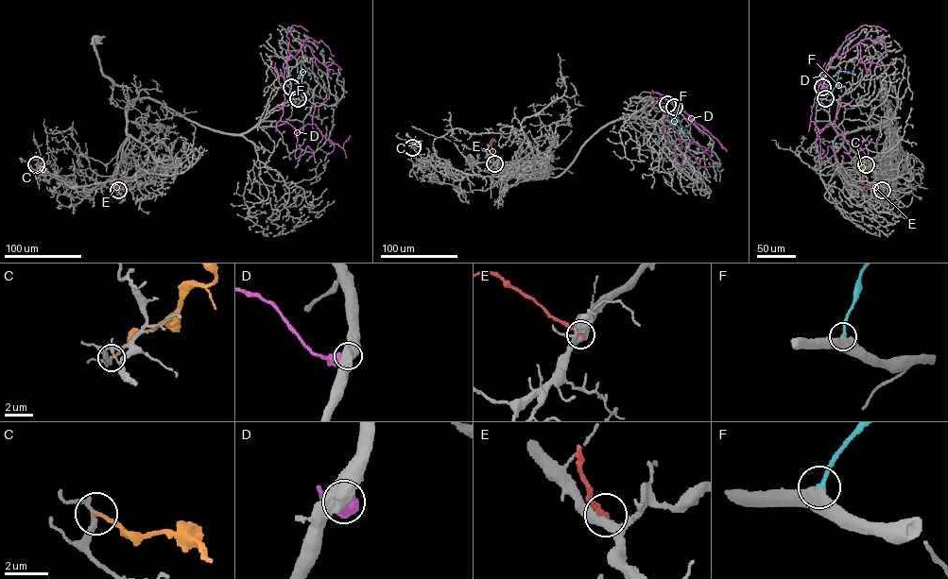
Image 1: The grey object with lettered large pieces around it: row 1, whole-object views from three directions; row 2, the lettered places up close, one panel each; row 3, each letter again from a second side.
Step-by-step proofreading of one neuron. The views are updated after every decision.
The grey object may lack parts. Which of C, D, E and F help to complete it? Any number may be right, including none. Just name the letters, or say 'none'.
F

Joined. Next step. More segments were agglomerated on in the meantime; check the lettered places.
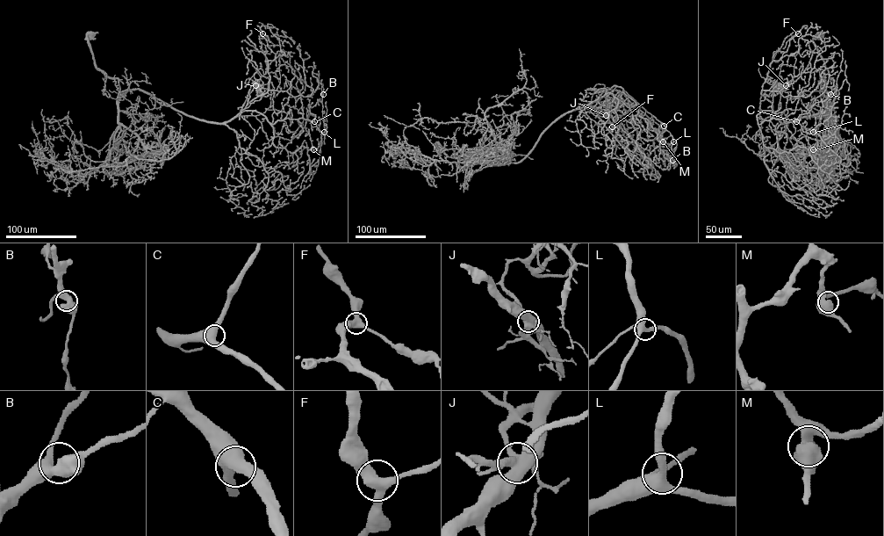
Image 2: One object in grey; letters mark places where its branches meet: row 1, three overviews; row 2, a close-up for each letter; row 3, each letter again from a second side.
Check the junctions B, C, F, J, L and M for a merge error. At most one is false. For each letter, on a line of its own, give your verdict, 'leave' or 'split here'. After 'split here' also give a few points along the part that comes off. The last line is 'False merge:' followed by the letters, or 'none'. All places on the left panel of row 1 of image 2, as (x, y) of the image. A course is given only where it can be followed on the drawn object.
B: leave
C: leave
F: leave
J: split here; course (255, 85), (269, 82), (255, 68)
L: leave
M: leave
False merge: J

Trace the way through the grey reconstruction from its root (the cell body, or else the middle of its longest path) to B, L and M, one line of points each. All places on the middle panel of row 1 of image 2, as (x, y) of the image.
B: (438, 150), (436, 142), (470, 164), (517, 163), (558, 119), (618, 85), (664, 125), (659, 141), (672, 160)
L: (438, 150), (436, 142), (448, 155), (470, 164), (517, 163), (558, 119), (614, 85), (659, 121), (673, 141)
M: (438, 150), (436, 142), (448, 155), (470, 164), (517, 163), (558, 119), (614, 85), (635, 102), (663, 141)

